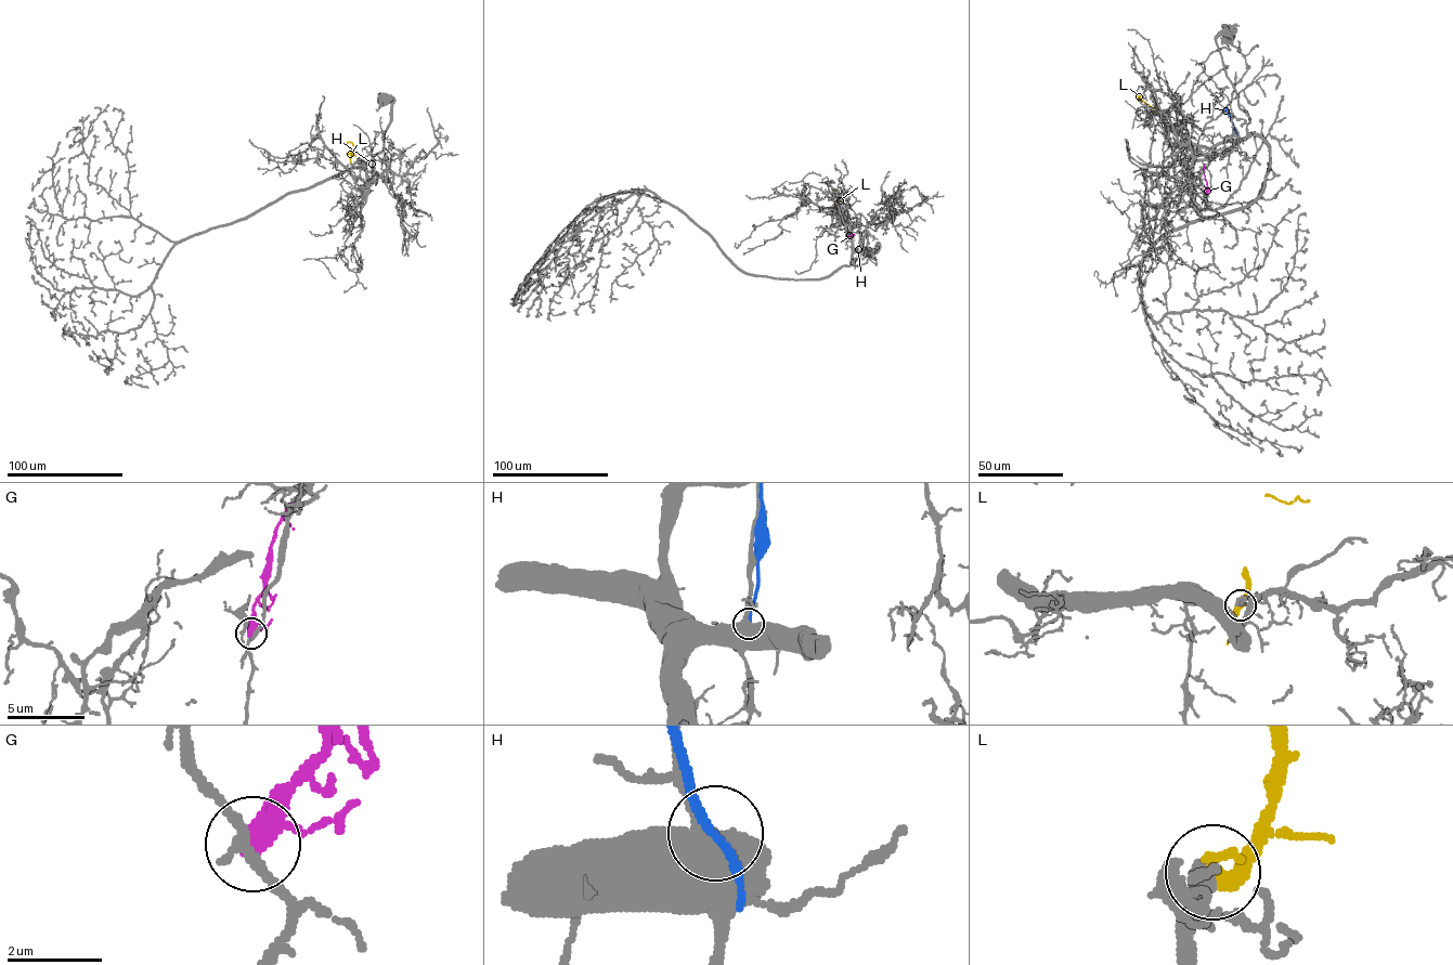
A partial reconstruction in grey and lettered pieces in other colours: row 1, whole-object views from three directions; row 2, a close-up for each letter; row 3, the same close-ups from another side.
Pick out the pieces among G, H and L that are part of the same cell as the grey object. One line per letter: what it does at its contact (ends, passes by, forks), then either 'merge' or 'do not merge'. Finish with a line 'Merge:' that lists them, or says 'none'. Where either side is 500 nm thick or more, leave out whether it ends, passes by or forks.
G: it passes by; do not merge
H: do not merge
L: it passes by; merge
Merge: L

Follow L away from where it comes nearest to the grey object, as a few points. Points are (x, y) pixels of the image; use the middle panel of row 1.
L: (835, 208), (840, 194), (832, 188)

